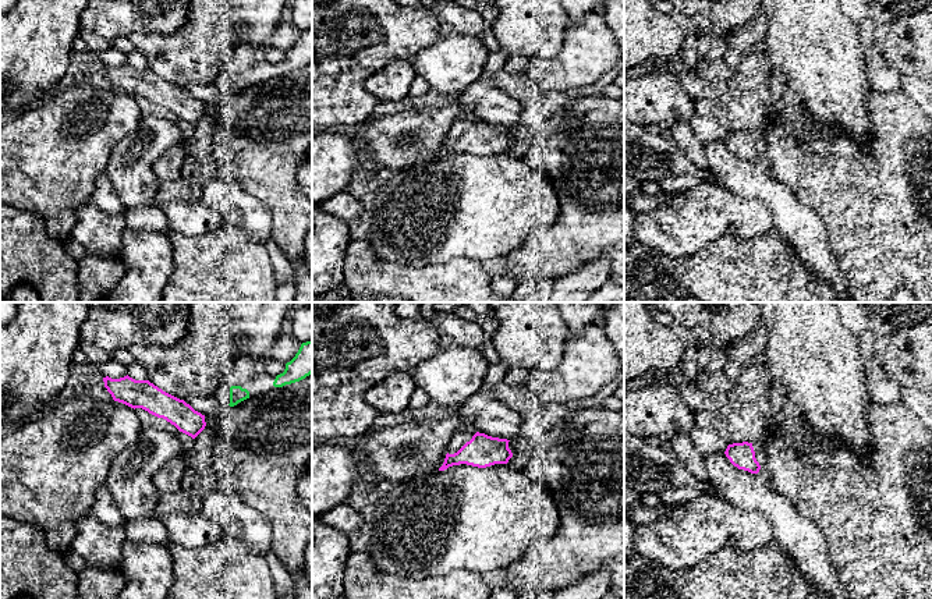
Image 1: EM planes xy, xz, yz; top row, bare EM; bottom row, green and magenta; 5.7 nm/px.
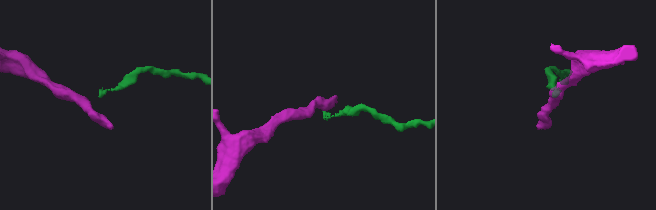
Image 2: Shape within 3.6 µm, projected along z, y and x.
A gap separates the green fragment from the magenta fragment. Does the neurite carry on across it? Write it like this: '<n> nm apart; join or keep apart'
160 nm apart; keep apart

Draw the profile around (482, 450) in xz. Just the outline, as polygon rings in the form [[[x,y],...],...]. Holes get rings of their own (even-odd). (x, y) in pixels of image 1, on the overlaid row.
[[[476,432],[457,453],[446,454],[439,471],[449,467],[467,464],[478,468],[486,468],[495,464],[507,464],[513,457],[507,439],[492,437]]]

